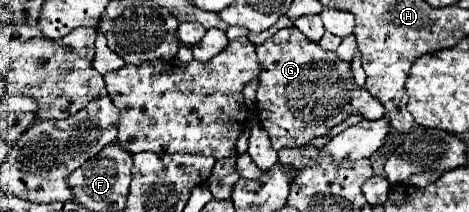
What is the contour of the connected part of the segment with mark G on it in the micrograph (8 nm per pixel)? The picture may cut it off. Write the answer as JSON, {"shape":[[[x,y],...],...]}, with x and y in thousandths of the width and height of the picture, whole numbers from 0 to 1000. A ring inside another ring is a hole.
{"shape":[[[629,123],[595,142],[548,217],[548,274],[557,292],[548,415],[552,575],[569,613],[586,708],[646,689],[676,642],[693,642],[710,594],[757,538],[783,566],[808,566],[821,538],[812,481],[757,396],[744,292],[727,292],[714,245],[689,236],[676,198],[655,189]]]}

